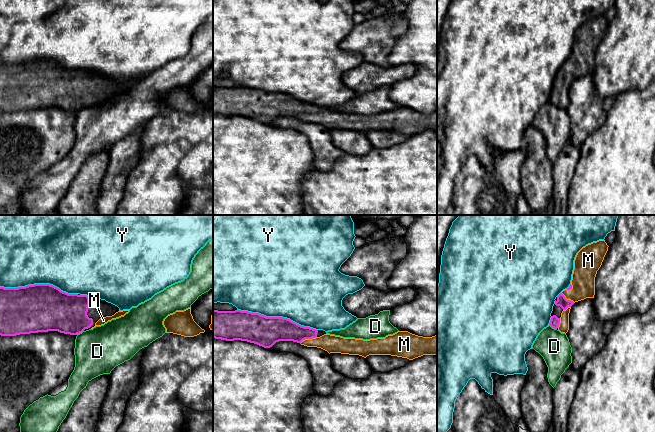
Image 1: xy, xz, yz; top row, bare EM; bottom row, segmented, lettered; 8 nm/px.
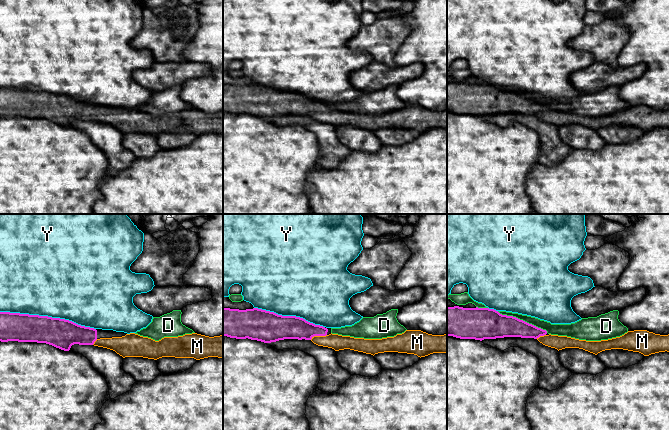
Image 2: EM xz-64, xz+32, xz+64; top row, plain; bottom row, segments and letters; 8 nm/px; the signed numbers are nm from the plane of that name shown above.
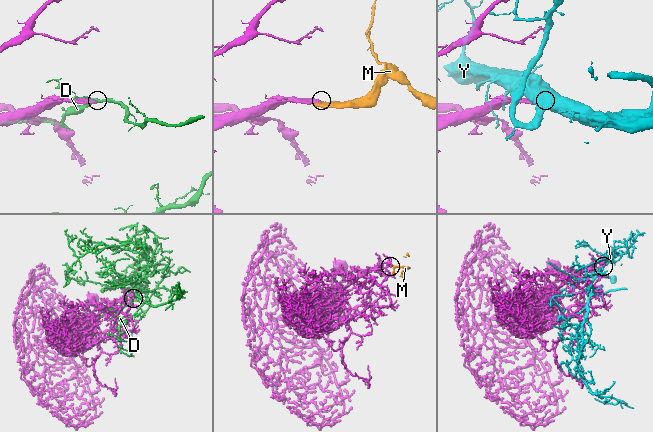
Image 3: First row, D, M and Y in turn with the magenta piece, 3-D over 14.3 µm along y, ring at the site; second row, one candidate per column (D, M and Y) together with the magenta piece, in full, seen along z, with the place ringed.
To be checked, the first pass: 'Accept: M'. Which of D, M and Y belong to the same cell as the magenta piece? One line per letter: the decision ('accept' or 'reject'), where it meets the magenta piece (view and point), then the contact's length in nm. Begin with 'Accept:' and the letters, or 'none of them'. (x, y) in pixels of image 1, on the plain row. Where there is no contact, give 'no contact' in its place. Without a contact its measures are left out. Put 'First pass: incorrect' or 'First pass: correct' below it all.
Accept: M
D: reject; meets magenta in yz at (553, 103); contact 80 nm long
M: accept; meets magenta in xz at (308, 114); contact 150 nm long
Y: reject; meets magenta in xz at (277, 93); contact 650 nm long
First pass: correct

